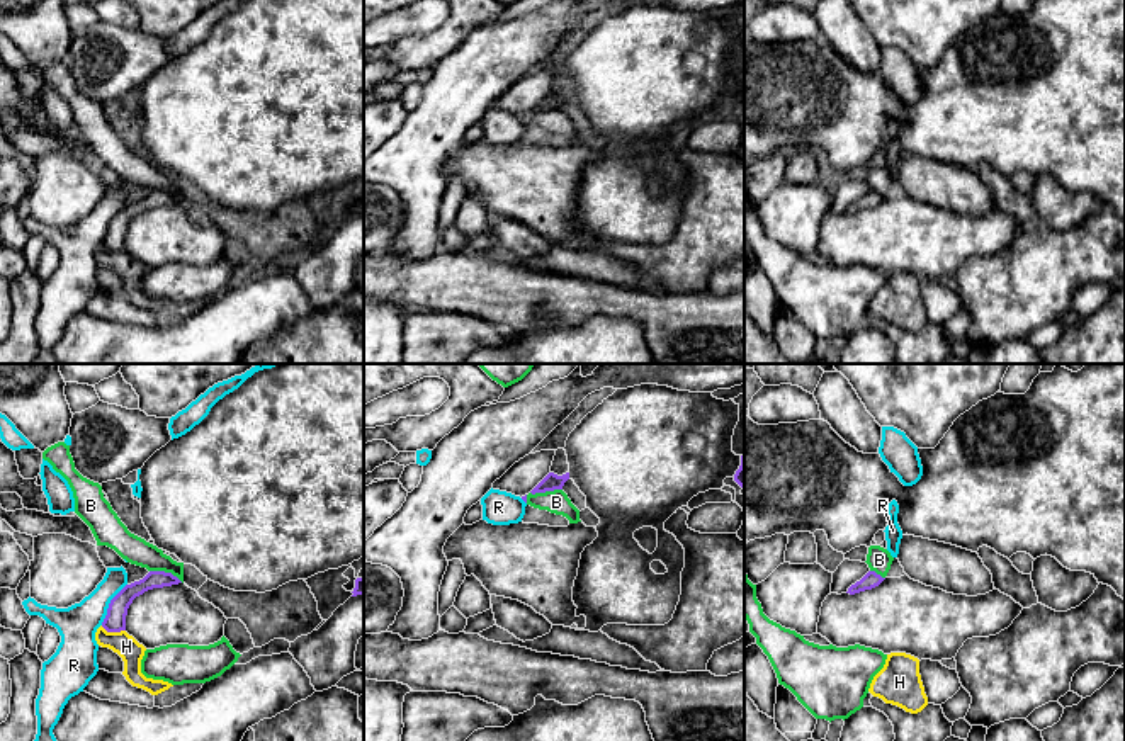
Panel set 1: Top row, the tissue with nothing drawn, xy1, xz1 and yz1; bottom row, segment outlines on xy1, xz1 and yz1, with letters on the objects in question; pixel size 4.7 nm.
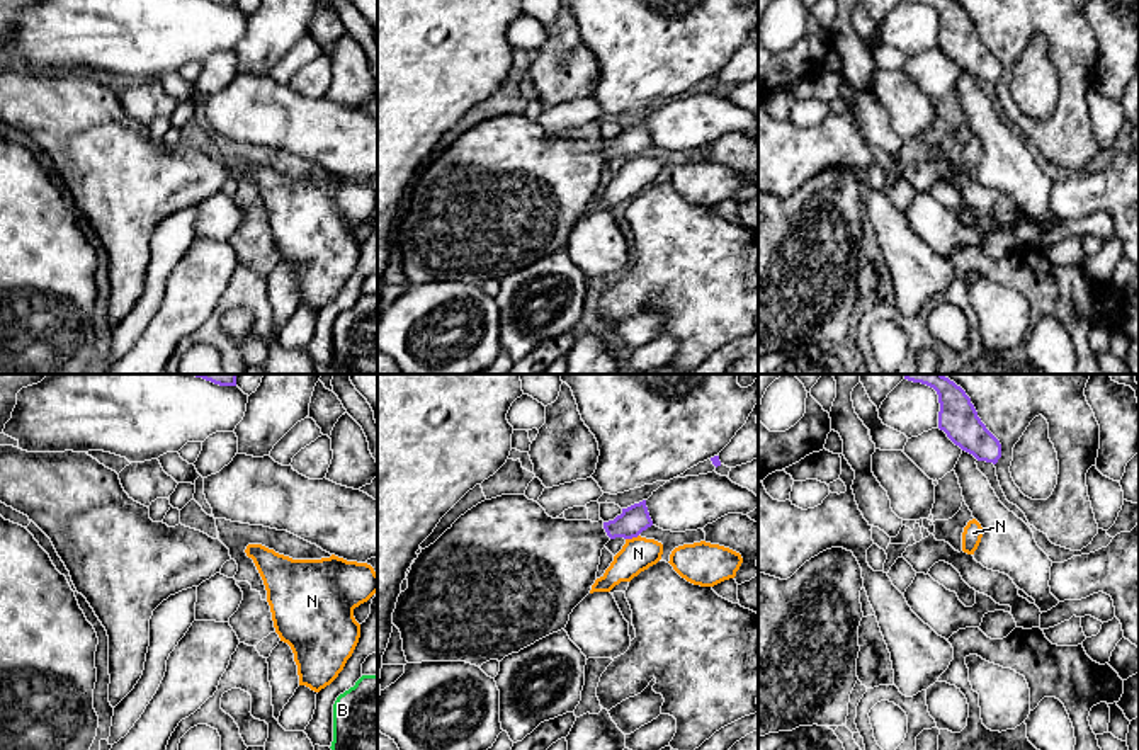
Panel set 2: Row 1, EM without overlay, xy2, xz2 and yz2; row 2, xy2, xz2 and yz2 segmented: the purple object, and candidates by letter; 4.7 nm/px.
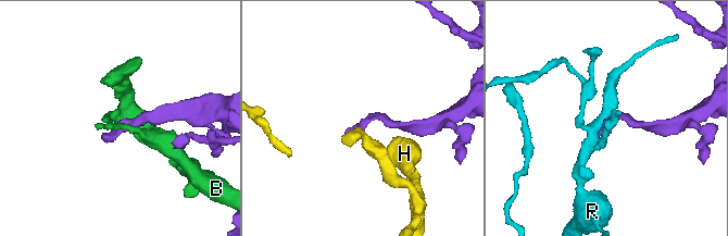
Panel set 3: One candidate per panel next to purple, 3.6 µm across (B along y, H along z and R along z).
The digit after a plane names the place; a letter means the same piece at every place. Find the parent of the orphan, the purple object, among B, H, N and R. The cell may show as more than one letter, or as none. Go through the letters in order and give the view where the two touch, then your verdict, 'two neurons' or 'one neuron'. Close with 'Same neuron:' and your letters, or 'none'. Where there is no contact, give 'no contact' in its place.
B: xy1 | two neurons
H: xy1 | two neurons
N: xz2 | two neurons
R: xy1 | two neurons
Same neuron: none

